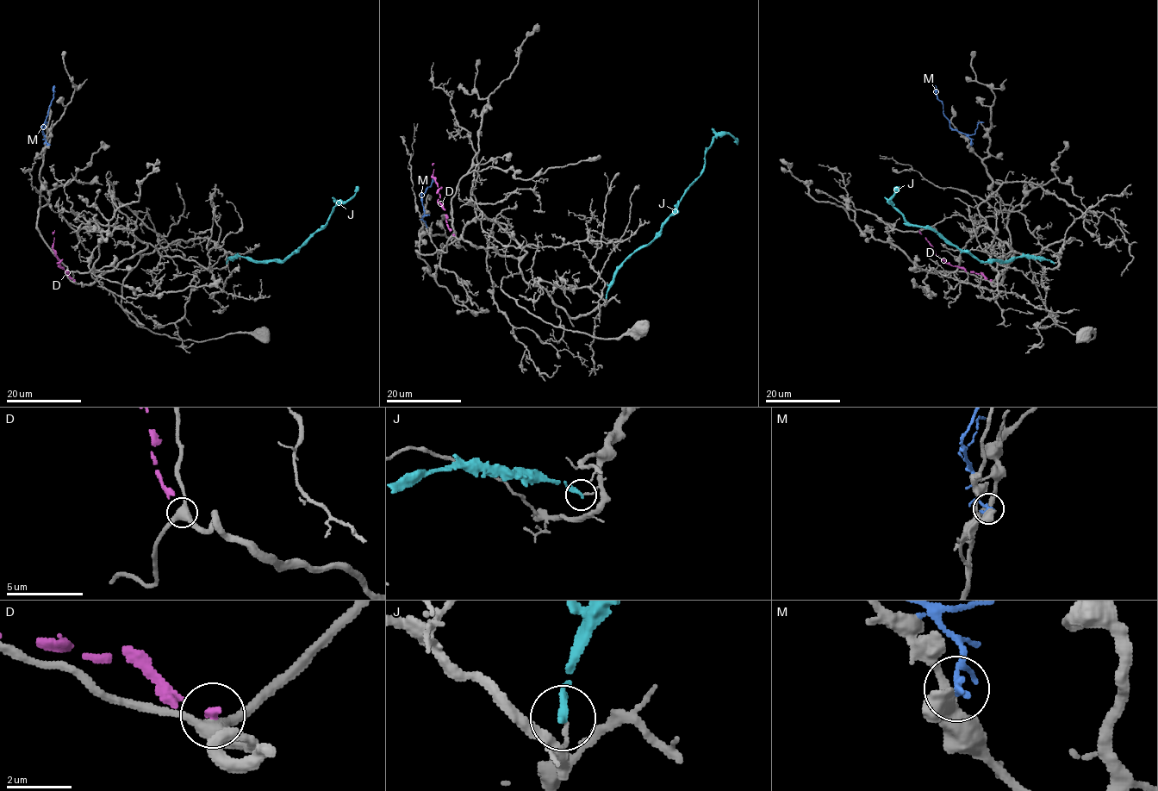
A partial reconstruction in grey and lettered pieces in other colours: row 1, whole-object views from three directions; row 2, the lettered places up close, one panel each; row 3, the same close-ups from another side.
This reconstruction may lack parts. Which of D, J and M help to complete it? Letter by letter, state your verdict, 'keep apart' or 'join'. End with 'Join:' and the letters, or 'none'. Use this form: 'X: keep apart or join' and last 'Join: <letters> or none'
D: keep apart
J: keep apart
M: keep apart
Join: none

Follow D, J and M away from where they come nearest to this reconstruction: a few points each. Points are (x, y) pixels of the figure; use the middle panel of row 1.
D: (453, 234), (446, 224), (445, 208), (438, 202), (438, 183), (432, 177), (434, 163)
J: (607, 298), (613, 274), (660, 231), (684, 190), (700, 175), (712, 140), (730, 134), (737, 144)
M: (427, 214), (424, 213), (421, 196), (434, 178)

